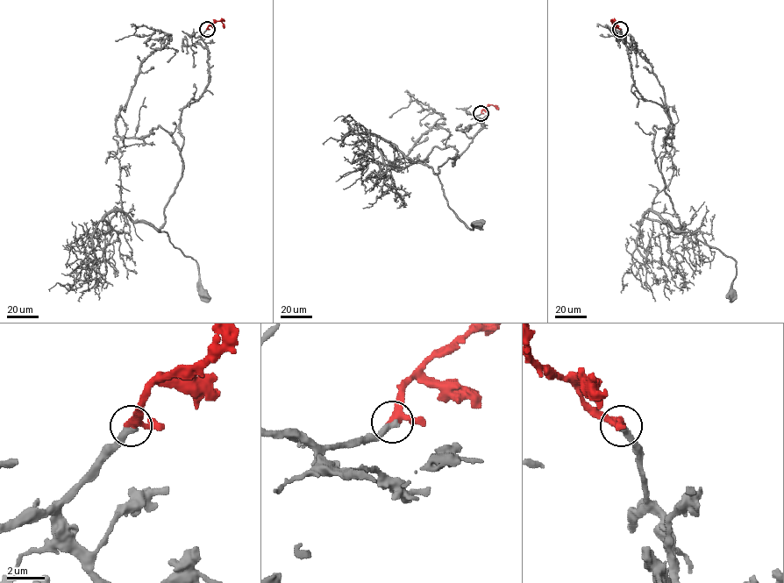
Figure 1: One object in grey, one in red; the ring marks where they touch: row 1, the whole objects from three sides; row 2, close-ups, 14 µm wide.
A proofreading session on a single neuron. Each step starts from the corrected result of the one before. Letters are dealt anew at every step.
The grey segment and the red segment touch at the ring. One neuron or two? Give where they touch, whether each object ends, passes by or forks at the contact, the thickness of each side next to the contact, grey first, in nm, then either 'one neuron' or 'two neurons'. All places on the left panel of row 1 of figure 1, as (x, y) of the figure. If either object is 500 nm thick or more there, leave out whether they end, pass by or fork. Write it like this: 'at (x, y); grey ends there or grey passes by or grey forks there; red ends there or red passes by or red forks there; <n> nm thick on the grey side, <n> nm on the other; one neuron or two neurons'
at (207, 29); grey ends there; red passes by; 380 nm thick on the grey side, 360 nm on the other; one neuron

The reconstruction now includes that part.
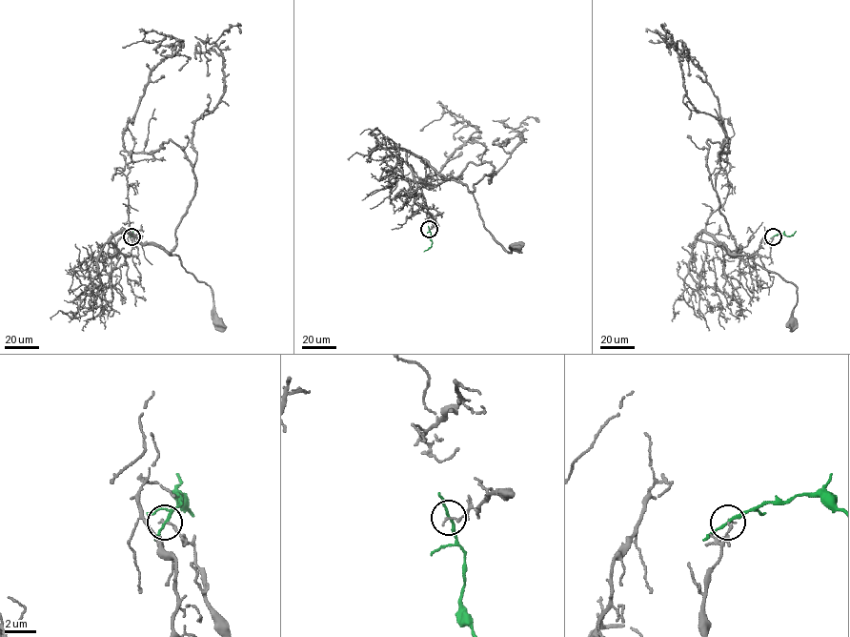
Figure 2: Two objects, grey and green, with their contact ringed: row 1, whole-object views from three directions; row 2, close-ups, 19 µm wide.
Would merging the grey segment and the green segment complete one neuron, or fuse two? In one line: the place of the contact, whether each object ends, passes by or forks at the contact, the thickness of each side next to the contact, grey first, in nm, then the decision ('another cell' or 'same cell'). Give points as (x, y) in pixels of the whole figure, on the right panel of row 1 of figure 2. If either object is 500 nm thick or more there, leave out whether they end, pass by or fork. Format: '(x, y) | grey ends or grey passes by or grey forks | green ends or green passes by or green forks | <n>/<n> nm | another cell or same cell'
(773, 236) | grey ends | green passes by | 180/160 nm | another cell

